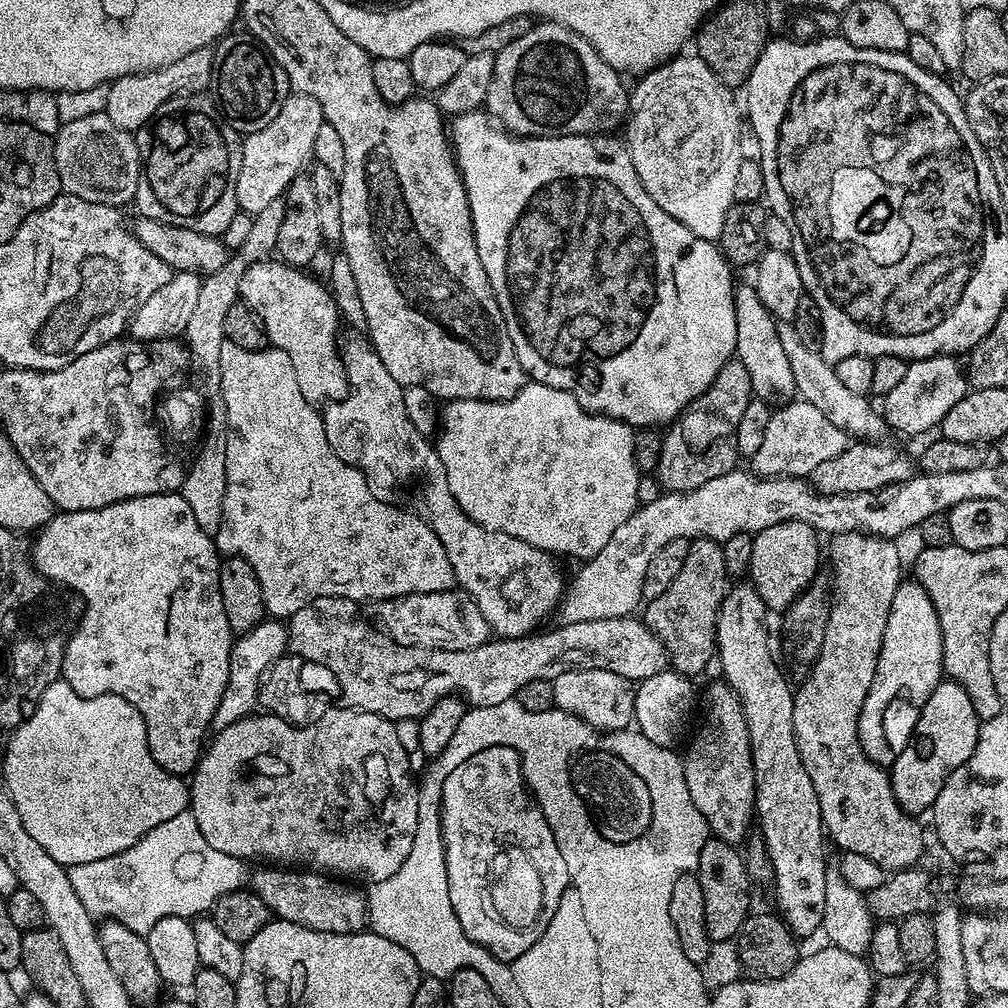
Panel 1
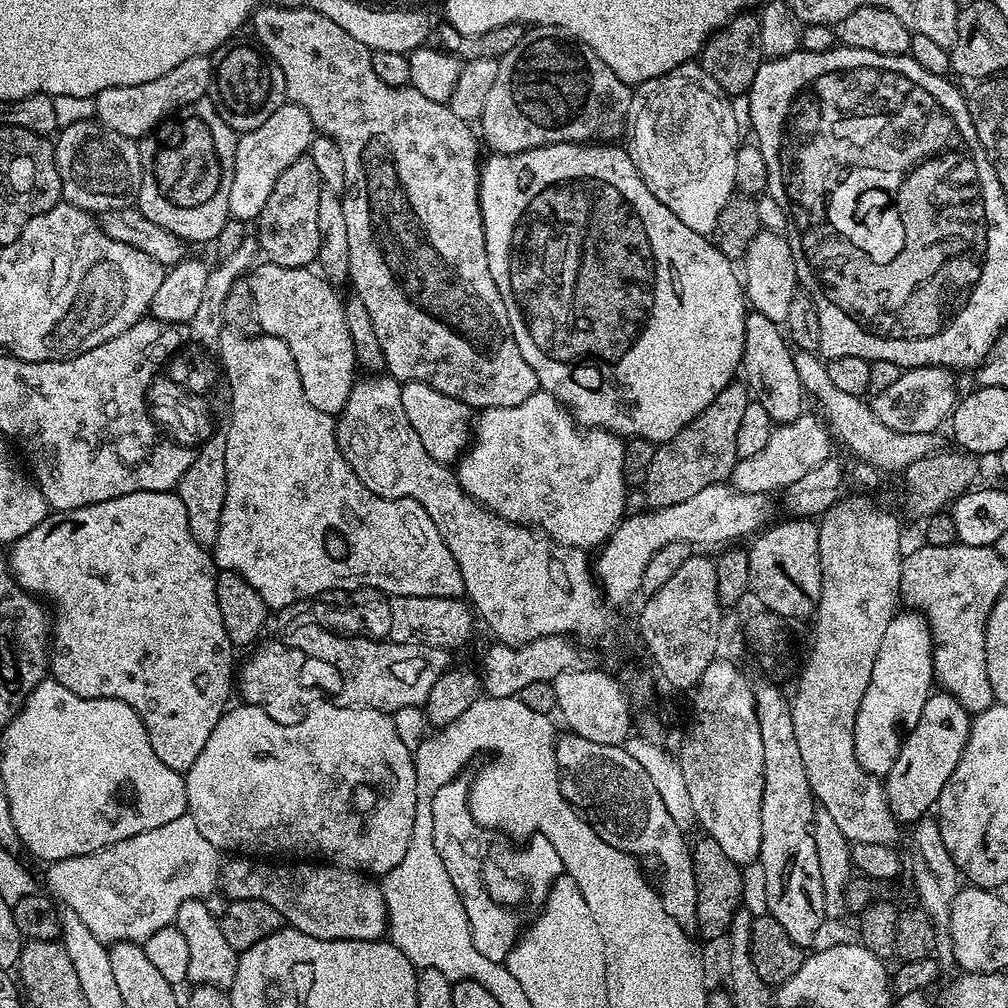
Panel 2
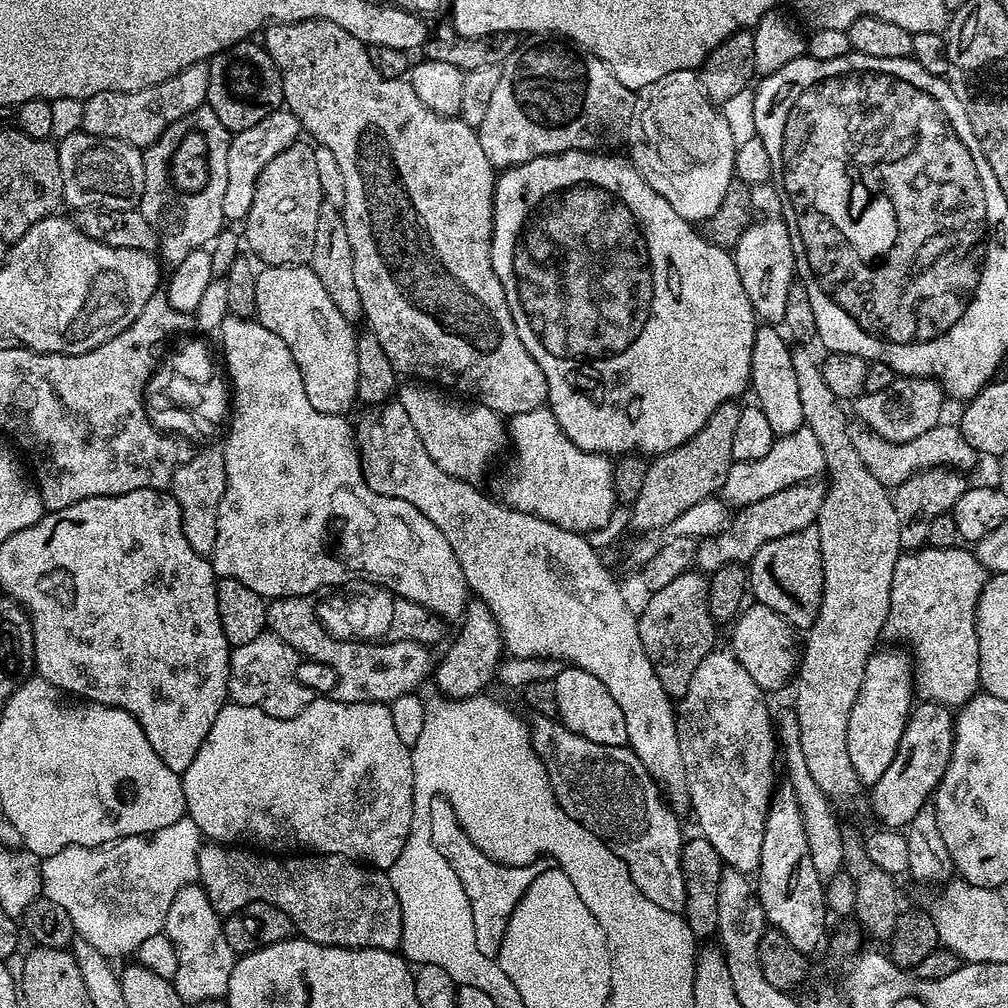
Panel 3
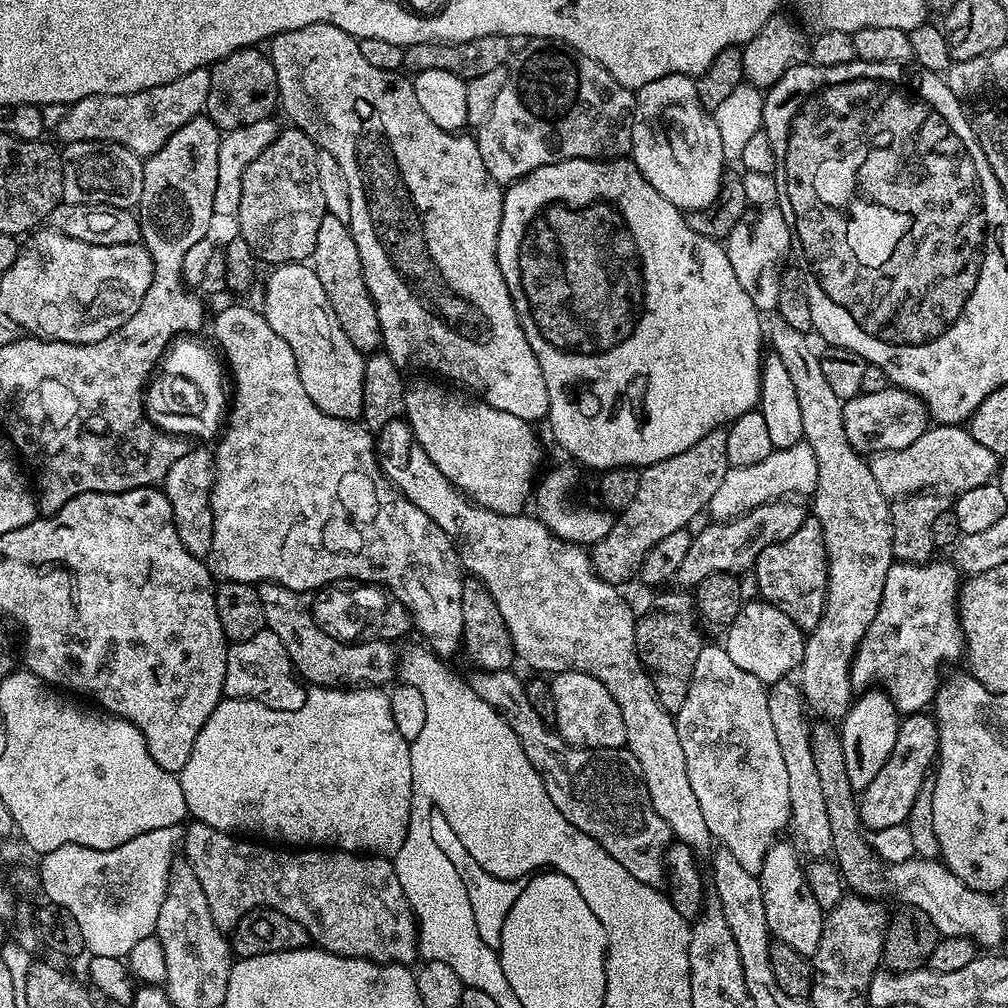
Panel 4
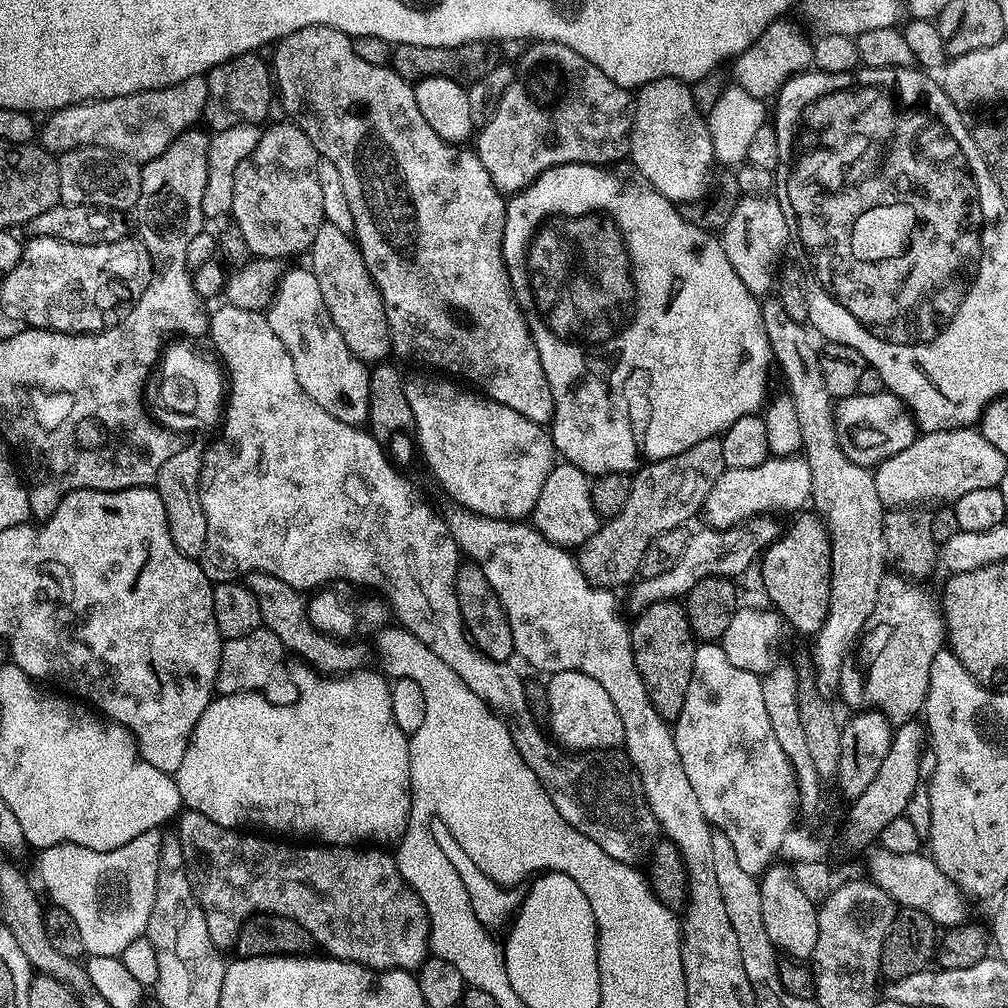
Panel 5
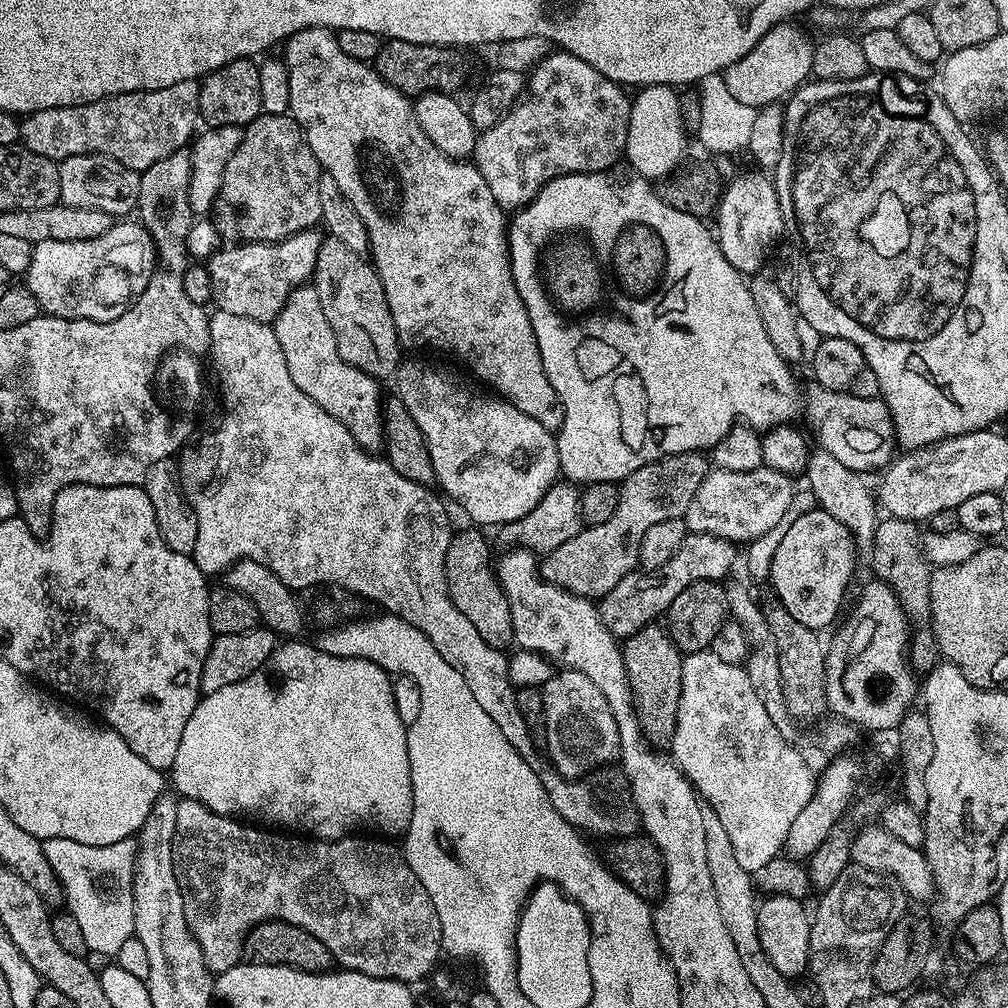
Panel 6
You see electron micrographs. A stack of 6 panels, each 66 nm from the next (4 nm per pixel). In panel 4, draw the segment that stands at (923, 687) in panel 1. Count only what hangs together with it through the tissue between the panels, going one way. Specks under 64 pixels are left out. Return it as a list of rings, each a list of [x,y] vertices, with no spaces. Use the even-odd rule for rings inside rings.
[[[880,690],[861,691],[853,699],[852,703],[848,705],[848,712],[838,724],[838,735],[842,742],[846,778],[850,780],[850,786],[853,790],[862,790],[866,786],[870,786],[870,782],[874,782],[874,777],[877,776],[878,770],[882,770],[882,766],[886,766],[886,758],[890,758],[890,754],[894,750],[894,738],[898,738],[900,722],[901,717],[892,705],[892,701]]]

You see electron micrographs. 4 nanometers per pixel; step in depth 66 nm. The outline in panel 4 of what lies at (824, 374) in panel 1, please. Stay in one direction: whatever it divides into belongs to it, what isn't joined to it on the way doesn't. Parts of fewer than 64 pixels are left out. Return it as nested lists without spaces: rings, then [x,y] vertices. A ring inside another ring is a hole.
[[[954,424],[930,426],[917,440],[902,450],[875,453],[868,460],[870,474],[878,482],[878,490],[889,498],[911,496],[914,492],[933,491],[959,494],[989,483],[997,475],[998,457],[982,442],[974,442],[967,427]]]

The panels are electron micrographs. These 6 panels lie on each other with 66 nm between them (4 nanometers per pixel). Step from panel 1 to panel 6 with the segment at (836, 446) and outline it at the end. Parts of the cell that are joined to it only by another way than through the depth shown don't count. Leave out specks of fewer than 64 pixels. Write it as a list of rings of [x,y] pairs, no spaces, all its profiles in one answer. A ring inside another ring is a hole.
[[[768,467],[746,470],[746,474],[716,468],[709,471],[708,477],[698,486],[682,519],[689,533],[710,534],[731,540],[737,546],[747,545],[778,526],[794,497],[792,481],[791,475]]]

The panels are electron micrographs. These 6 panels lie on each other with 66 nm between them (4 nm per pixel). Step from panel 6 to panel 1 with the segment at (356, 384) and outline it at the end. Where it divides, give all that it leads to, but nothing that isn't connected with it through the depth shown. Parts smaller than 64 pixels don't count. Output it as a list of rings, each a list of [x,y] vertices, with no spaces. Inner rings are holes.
[[[276,258],[260,260],[246,270],[239,299],[264,325],[267,343],[289,356],[302,398],[324,406],[341,400],[348,392],[342,348],[338,340],[336,344],[336,331],[342,328],[342,321],[331,291],[306,273]]]

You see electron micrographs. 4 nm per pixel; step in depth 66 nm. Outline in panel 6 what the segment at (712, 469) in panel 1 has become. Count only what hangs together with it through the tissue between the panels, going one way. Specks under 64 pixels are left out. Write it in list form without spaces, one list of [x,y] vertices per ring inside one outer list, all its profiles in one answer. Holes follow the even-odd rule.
[[[704,452],[667,456],[634,470],[634,474],[627,476],[619,485],[620,497],[614,518],[581,527],[570,542],[562,542],[558,550],[547,553],[539,561],[541,573],[550,583],[573,592],[575,596],[604,597],[639,565],[638,546],[642,544],[642,534],[657,522],[681,519],[709,471],[710,460]]]

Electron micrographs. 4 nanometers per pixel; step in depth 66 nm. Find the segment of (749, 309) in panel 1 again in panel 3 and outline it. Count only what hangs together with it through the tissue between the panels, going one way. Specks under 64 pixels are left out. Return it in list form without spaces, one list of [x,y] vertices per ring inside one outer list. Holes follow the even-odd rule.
[[[773,325],[757,327],[754,348],[751,350],[751,378],[749,385],[756,396],[756,406],[762,410],[776,436],[792,434],[802,428],[804,415],[802,402],[799,401],[798,380],[794,373],[791,347],[786,344],[783,333]]]

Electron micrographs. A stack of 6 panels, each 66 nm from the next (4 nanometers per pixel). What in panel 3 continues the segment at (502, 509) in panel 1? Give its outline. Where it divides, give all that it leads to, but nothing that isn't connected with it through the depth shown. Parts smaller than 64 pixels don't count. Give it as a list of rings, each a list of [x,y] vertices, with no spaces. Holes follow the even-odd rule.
[[[545,406],[543,408],[535,408],[534,410],[526,410],[524,414],[518,414],[517,416],[511,417],[506,424],[506,436],[510,441],[510,452],[512,448],[512,457],[508,460],[508,469],[504,472],[504,481],[501,482],[500,493],[498,493],[499,499],[503,501],[503,503],[507,504],[508,507],[513,508],[516,512],[534,514],[538,518],[542,518],[554,526],[581,534],[587,534],[594,530],[598,530],[602,526],[606,526],[606,522],[610,522],[610,514],[618,506],[614,482],[612,481],[613,461],[605,456],[603,452],[587,452],[578,446],[574,446],[574,442],[570,442],[570,438],[566,438],[562,426],[558,426],[558,422],[554,418],[551,408]]]

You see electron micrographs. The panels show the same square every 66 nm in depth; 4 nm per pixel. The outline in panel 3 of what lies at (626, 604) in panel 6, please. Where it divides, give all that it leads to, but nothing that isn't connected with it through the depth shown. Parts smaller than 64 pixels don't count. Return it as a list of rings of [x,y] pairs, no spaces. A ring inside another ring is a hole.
[[[813,478],[803,484],[786,486],[786,490],[778,490],[778,494],[762,498],[762,502],[743,505],[737,511],[740,513],[737,516],[735,513],[734,519],[723,530],[703,537],[697,543],[695,567],[701,573],[710,574],[730,564],[747,565],[754,558],[754,554],[758,554],[758,550],[766,546],[766,542],[774,542],[774,538],[782,538],[786,534],[813,527],[818,518],[818,510],[822,510],[824,490],[825,485],[819,479]]]

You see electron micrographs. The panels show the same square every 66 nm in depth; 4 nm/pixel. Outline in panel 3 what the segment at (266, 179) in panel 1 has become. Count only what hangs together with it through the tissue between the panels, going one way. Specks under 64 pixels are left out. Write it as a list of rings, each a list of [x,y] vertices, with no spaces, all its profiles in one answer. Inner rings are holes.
[[[287,110],[272,112],[258,126],[250,126],[246,130],[235,133],[229,139],[226,154],[226,195],[222,198],[222,210],[225,221],[243,222],[250,213],[251,202],[254,200],[255,184],[263,168],[271,159],[290,145],[301,139],[300,119]]]

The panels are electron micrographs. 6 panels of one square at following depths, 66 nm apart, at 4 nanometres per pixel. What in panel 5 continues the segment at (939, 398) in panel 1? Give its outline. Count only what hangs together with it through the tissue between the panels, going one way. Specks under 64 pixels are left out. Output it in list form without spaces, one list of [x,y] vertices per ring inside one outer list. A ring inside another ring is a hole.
[[[887,390],[873,396],[846,396],[835,405],[836,438],[846,458],[856,464],[875,466],[886,458],[906,450],[917,438],[918,429],[911,413],[893,392]]]

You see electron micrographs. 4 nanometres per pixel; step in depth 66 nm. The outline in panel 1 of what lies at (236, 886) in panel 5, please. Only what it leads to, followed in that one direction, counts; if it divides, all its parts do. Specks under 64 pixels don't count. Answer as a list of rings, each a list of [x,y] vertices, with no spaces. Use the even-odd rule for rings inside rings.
[[[264,866],[261,872],[251,873],[250,888],[258,894],[258,898],[262,898],[262,902],[266,902],[269,913],[275,914],[281,920],[289,920],[303,928],[330,934],[354,934],[365,931],[368,923],[367,895],[363,891],[359,892],[358,889],[351,888],[356,886],[343,879],[331,880],[328,876],[331,875],[321,874],[316,870],[285,870],[280,866]]]

